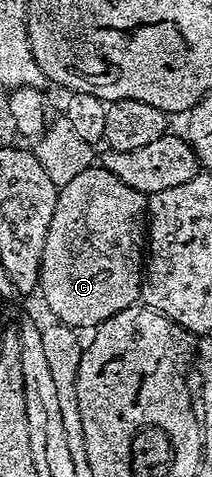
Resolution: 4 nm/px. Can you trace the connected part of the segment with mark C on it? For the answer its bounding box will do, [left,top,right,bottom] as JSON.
[40,165,147,329]

